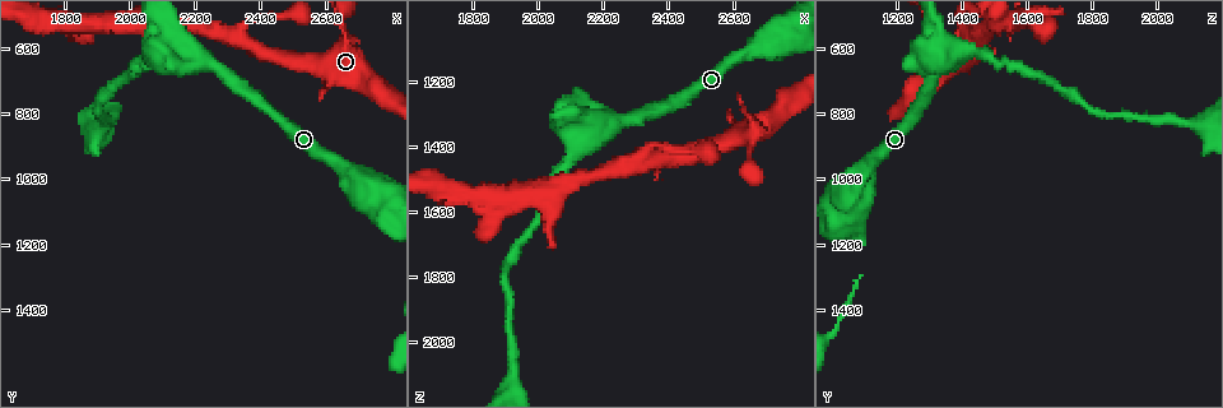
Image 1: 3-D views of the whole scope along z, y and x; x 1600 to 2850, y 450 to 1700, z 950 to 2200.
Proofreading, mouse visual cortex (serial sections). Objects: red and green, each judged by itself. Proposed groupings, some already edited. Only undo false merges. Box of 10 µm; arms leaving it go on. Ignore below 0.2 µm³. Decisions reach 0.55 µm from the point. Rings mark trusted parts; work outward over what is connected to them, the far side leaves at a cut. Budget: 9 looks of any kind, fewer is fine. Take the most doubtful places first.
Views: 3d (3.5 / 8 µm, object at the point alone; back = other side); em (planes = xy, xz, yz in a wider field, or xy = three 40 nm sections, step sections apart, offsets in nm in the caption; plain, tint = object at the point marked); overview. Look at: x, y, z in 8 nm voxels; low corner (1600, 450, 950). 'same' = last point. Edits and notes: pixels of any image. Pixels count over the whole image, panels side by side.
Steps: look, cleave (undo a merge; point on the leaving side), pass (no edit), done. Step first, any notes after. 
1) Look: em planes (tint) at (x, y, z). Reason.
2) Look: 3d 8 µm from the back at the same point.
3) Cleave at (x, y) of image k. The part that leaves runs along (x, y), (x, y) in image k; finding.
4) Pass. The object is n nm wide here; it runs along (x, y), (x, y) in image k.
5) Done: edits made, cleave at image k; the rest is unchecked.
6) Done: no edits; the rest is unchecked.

Look: 3d 3.5 µm at (2340, 580, 1440). Calibre changes.

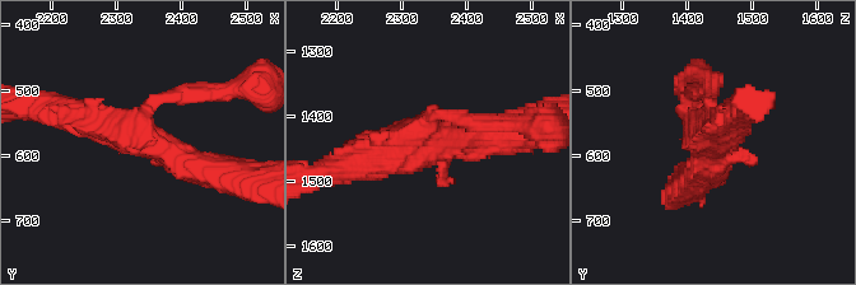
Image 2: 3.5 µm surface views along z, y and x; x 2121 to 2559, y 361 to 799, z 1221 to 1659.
Pass. It runs along (217, 173), (154, 141), (69, 113) in image 2; continuous, no second cell.

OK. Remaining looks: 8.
Look: em planes (tint) at (2100, 600, 1440). Sudden change in width.

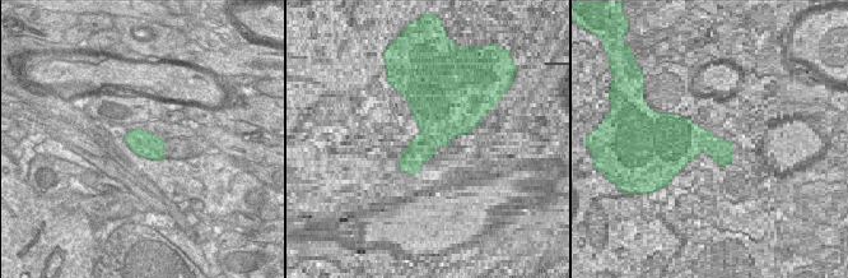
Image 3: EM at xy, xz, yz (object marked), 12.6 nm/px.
Look: 3d 3.5 µm at the same point. See where the arms go.

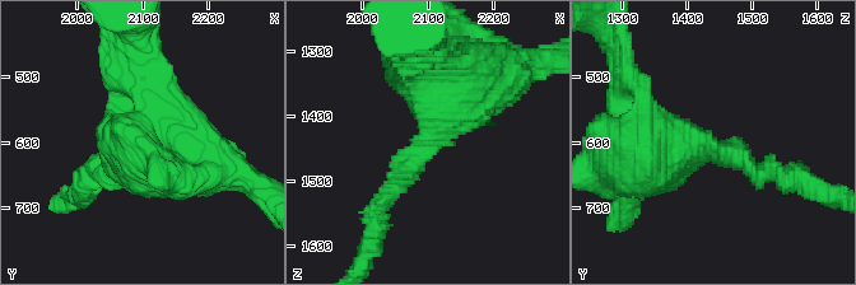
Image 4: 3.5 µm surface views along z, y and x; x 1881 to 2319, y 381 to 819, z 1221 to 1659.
Pass. It runs along (471, 79), (381, 205) in image 4; one cell here.

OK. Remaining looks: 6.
Look: 3d 8 µm at (1930, 830, 2120). Abrupt turn.

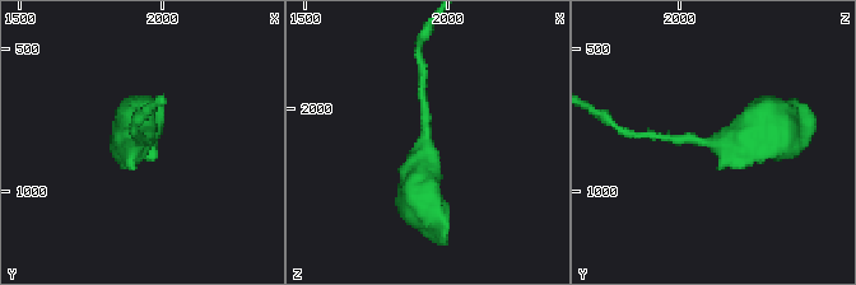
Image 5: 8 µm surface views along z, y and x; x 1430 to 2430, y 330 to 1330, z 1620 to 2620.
Look: 3d 3.5 µm at the same point. Zoom in.

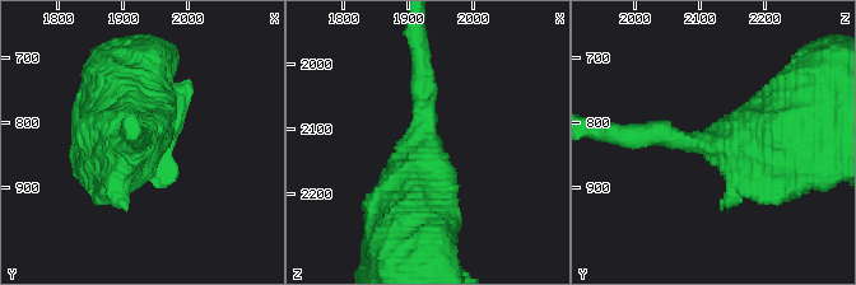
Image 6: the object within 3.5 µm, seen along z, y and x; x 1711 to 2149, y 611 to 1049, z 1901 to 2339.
Look: em xy step 5 (tint) at (1920, 830, 2125). 4 arms meet here; the arms are 300, 400, 600, 600 nm wide; now the EM.

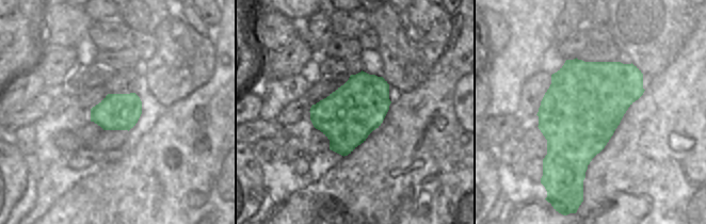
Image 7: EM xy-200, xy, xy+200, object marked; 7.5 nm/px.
Pass. It runs along (633, 135), (738, 146), (731, 197) in image 6; one cell here.

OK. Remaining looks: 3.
Look: 3d 3.5 µm at (2700, 1000, 1080). Calibre changes.

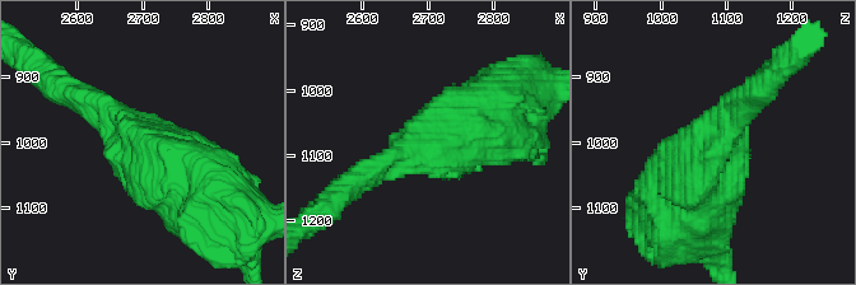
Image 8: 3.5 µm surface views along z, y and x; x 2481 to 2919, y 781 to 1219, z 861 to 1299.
Look: em xy step 3 (tint) at (2710, 995, 1080). Need the tissue.

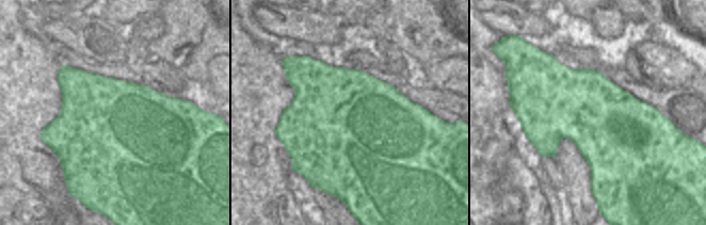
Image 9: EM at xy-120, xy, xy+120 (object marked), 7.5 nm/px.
Pass. It runs along (80, 98), (209, 200) in image 8; one cell here.

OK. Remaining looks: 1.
Done: no edits; the rest is unchecked.

